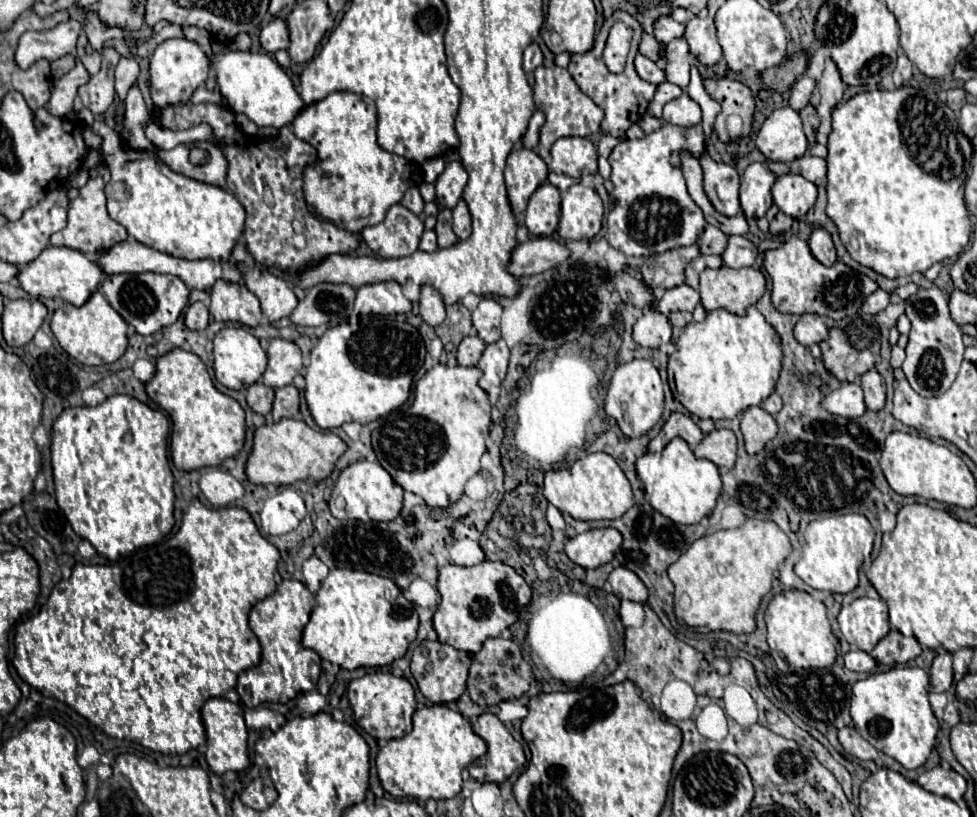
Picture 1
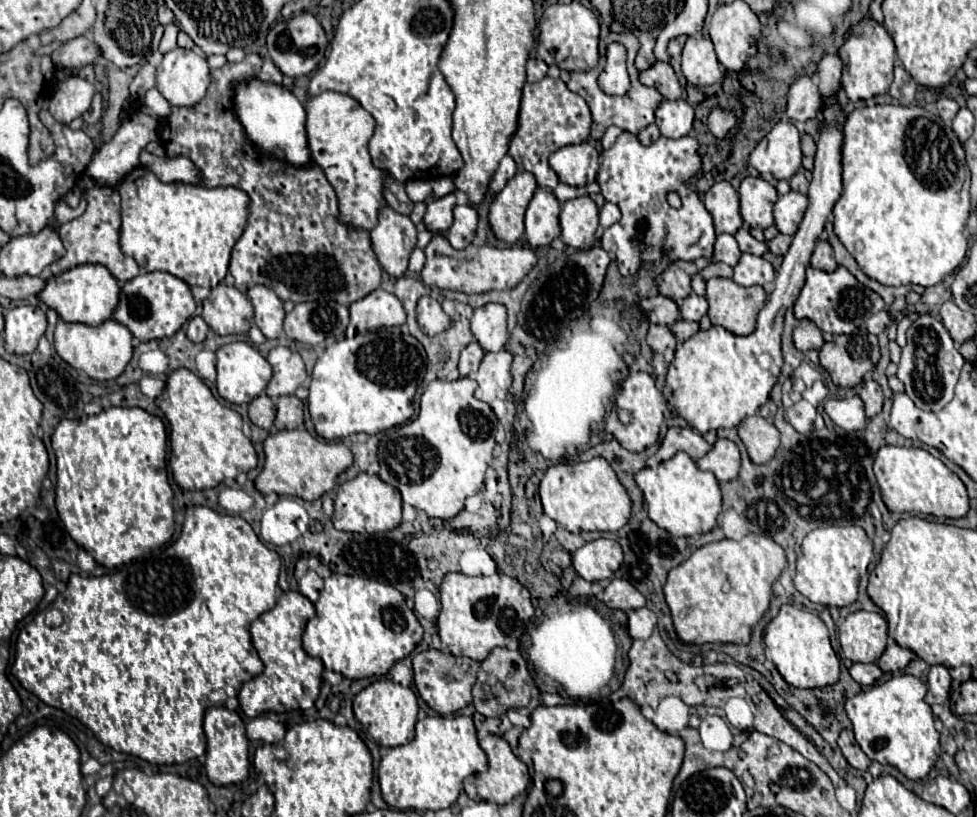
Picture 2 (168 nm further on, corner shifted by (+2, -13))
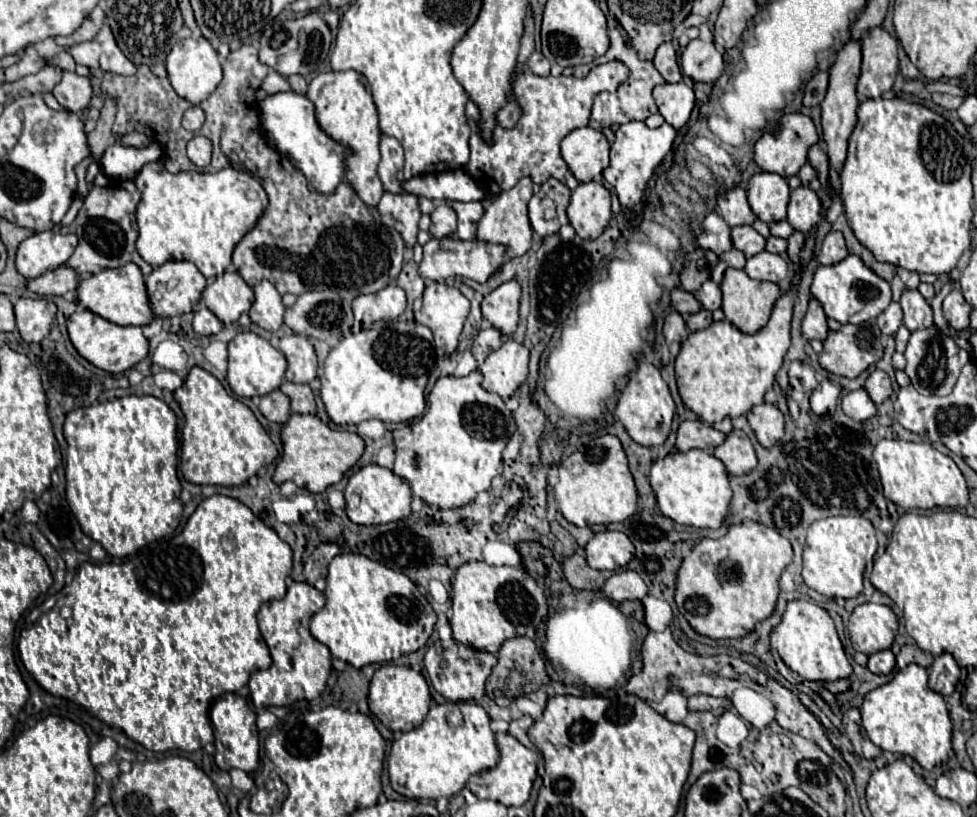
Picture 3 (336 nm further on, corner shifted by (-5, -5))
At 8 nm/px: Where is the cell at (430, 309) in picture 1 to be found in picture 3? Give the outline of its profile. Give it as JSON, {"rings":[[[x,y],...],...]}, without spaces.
{"rings":[[[432,281],[424,289],[424,301],[416,313],[416,321],[432,329],[444,357],[450,357],[456,351],[468,311],[468,299],[456,287]]]}

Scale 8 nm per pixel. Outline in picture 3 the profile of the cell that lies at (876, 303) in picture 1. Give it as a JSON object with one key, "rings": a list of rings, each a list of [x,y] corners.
{"rings":[[[892,301],[878,317],[878,327],[884,335],[896,335],[898,327],[902,325],[902,307]]]}

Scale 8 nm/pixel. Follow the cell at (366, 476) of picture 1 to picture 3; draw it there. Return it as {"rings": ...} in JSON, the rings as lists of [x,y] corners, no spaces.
{"rings":[[[376,463],[366,465],[358,469],[350,479],[344,489],[346,497],[346,513],[350,521],[358,525],[380,525],[390,523],[390,521],[400,521],[410,515],[410,499],[412,491],[406,479],[394,475],[390,469],[380,467]]]}

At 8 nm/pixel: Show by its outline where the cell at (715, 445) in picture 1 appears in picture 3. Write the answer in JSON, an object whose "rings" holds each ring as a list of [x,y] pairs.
{"rings":[[[734,429],[726,437],[726,441],[720,447],[716,447],[714,457],[718,457],[726,465],[726,471],[730,475],[746,475],[758,465],[752,441],[744,431],[738,429]]]}

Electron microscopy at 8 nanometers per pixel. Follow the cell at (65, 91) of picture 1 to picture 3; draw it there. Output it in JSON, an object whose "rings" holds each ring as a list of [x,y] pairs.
{"rings":[[[64,73],[62,81],[54,87],[52,95],[56,97],[56,101],[68,109],[68,111],[84,111],[90,103],[92,97],[92,87],[90,87],[90,79],[88,77],[80,77],[76,73]]]}

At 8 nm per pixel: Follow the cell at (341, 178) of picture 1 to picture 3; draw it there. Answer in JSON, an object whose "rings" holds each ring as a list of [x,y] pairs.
{"rings":[[[324,71],[318,73],[310,85],[306,97],[316,107],[316,119],[326,135],[330,135],[334,141],[348,145],[352,149],[352,155],[346,159],[346,179],[352,181],[352,187],[356,189],[358,197],[366,205],[376,205],[384,193],[382,181],[378,179],[378,141],[380,141],[380,129],[378,129],[378,113],[372,101],[372,93],[368,91],[366,79],[358,71]]]}

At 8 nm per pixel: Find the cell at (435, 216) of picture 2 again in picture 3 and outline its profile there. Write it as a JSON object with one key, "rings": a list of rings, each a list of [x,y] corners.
{"rings":[[[442,203],[434,209],[432,217],[432,229],[430,235],[434,239],[444,239],[444,237],[452,237],[456,233],[456,213],[454,209],[450,209],[448,203]]]}

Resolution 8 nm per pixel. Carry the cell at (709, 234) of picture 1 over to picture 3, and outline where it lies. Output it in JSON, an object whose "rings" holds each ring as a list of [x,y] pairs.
{"rings":[[[742,225],[732,229],[732,243],[736,249],[740,249],[746,257],[752,257],[756,253],[762,253],[766,247],[766,239],[752,227],[752,225]]]}

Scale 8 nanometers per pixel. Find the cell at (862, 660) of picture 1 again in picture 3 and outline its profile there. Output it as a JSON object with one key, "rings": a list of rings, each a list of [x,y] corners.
{"rings":[[[890,649],[878,651],[878,653],[870,655],[870,659],[868,659],[868,669],[876,675],[888,675],[894,669],[894,665],[896,665],[896,657]]]}

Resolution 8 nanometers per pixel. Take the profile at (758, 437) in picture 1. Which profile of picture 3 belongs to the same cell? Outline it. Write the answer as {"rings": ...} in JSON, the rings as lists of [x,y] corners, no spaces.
{"rings":[[[768,403],[756,405],[754,409],[750,409],[750,413],[746,413],[746,417],[762,447],[770,449],[778,439],[782,439],[784,415],[776,405],[768,405]]]}

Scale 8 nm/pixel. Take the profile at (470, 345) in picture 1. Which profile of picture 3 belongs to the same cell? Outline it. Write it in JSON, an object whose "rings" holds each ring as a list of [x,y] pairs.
{"rings":[[[488,327],[488,329],[482,329],[478,333],[478,337],[474,339],[474,345],[472,345],[472,355],[476,357],[478,363],[482,363],[492,351],[500,349],[502,347],[502,333],[496,329],[496,327]]]}

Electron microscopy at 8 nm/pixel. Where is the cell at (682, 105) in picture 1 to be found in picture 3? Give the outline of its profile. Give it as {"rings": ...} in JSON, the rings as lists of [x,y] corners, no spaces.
{"rings":[[[664,83],[664,85],[654,87],[652,95],[658,105],[658,111],[662,113],[668,125],[672,125],[674,129],[680,129],[686,125],[694,109],[694,91],[688,85]]]}

